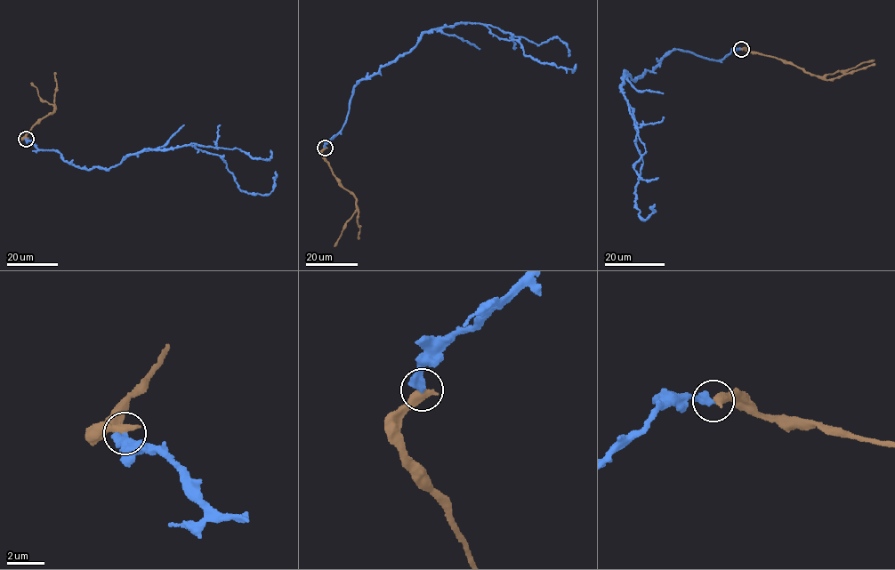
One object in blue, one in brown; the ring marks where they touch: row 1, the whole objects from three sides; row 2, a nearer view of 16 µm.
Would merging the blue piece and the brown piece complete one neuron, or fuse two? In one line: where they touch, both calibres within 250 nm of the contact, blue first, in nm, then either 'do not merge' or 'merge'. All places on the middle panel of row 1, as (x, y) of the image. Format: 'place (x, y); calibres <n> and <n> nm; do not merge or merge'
place (325, 148); calibres 420 and 500 nm; do not merge

